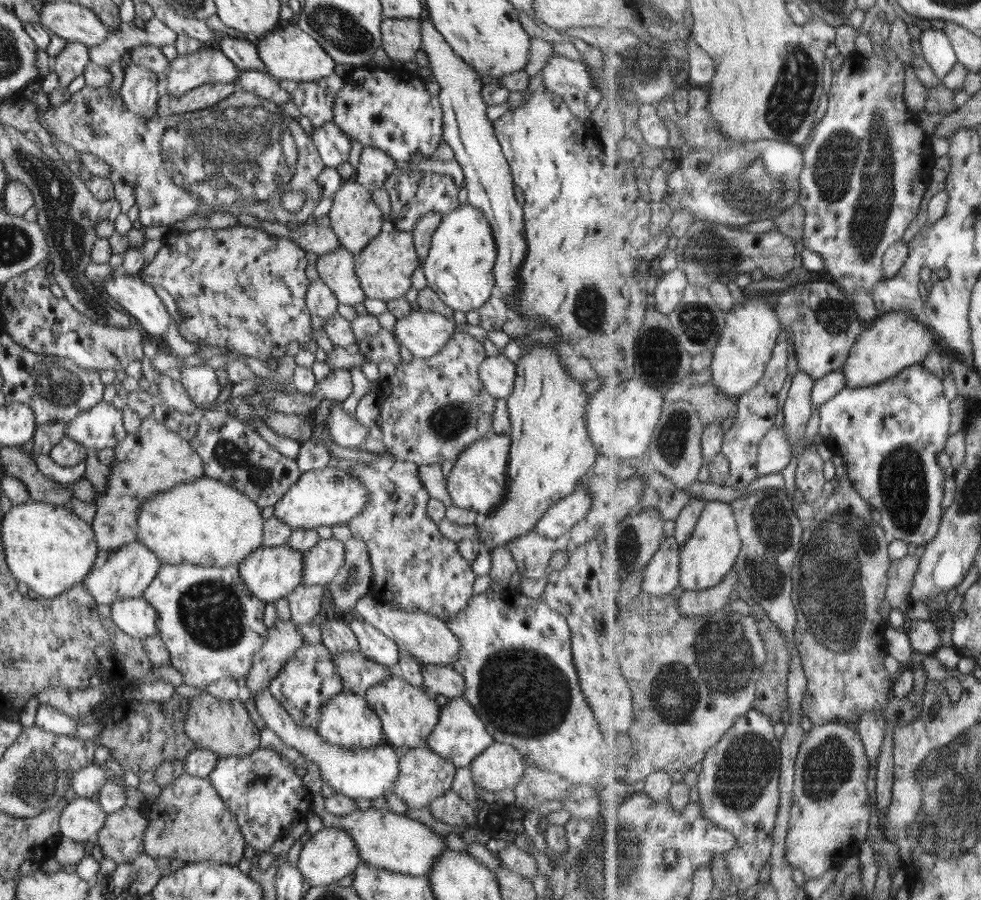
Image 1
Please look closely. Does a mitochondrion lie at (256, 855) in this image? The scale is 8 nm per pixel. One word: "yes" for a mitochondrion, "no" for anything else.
no

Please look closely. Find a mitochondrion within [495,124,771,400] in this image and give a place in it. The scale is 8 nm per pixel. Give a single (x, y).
(660, 358)

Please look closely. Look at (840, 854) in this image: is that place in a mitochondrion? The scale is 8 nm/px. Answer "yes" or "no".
no

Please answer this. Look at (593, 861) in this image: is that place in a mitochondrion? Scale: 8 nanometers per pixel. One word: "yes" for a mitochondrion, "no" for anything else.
yes

